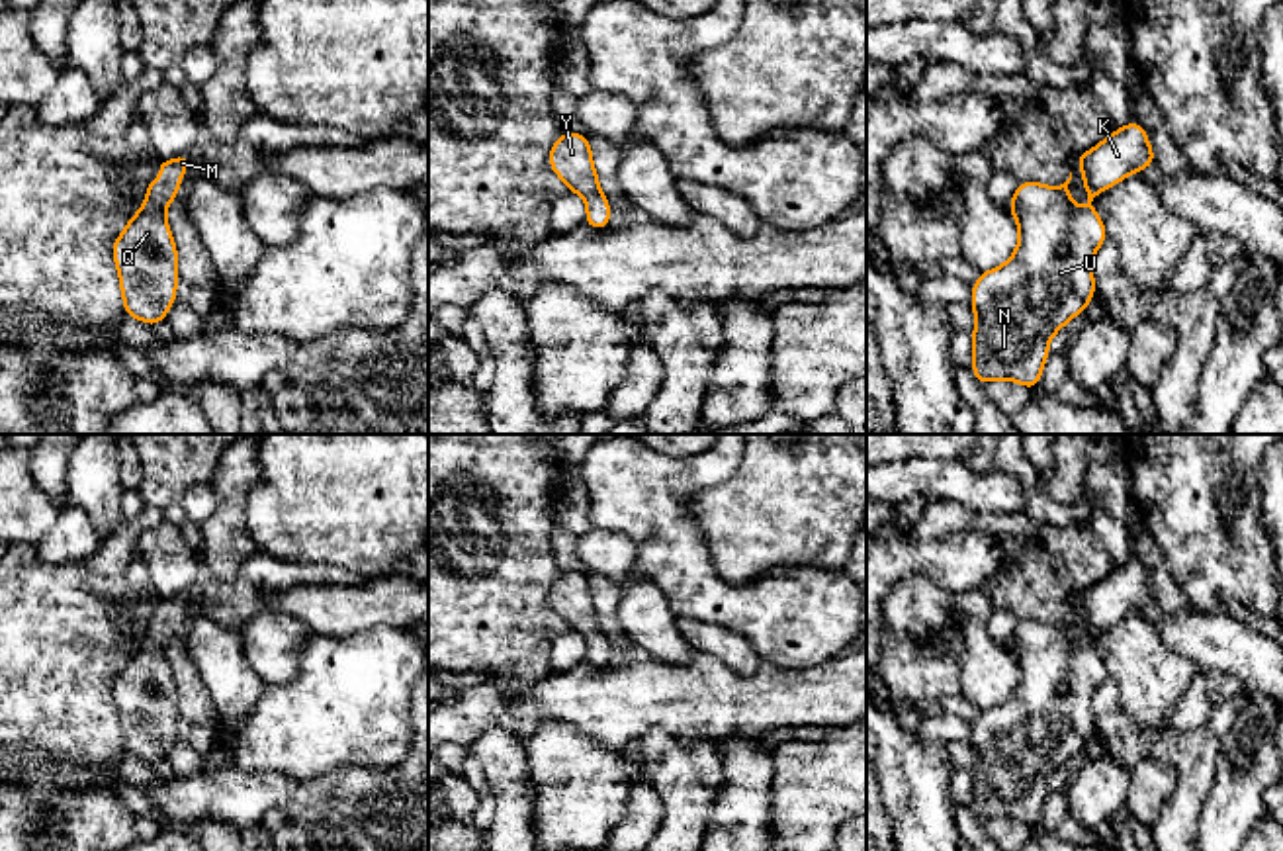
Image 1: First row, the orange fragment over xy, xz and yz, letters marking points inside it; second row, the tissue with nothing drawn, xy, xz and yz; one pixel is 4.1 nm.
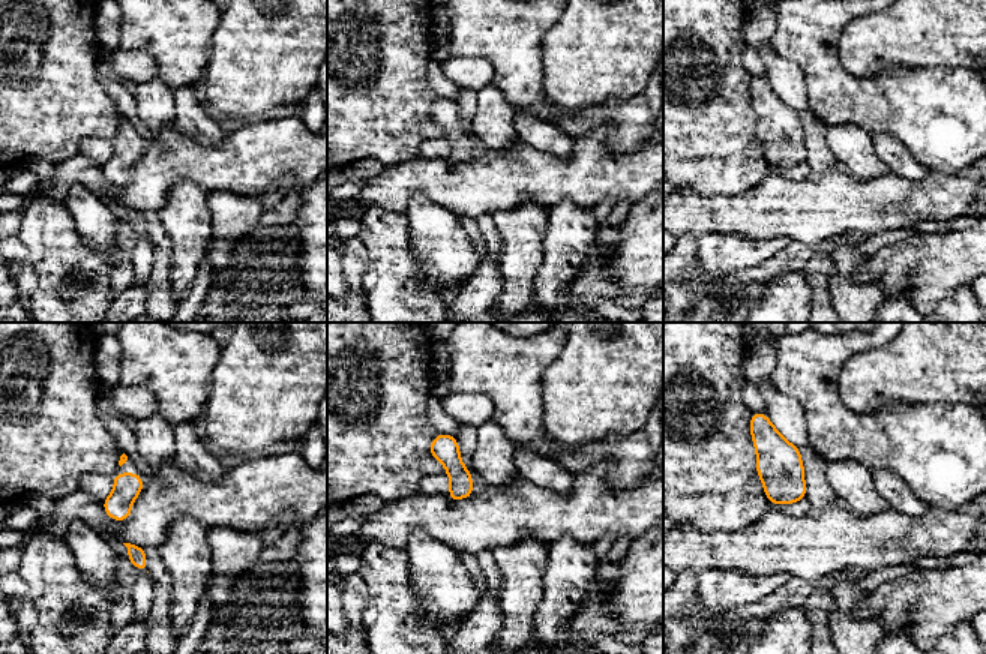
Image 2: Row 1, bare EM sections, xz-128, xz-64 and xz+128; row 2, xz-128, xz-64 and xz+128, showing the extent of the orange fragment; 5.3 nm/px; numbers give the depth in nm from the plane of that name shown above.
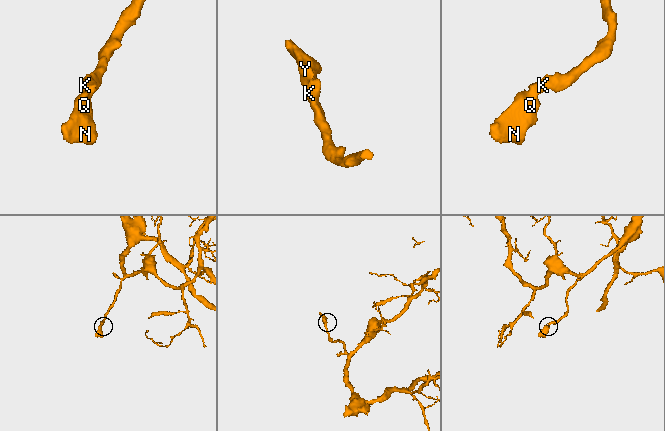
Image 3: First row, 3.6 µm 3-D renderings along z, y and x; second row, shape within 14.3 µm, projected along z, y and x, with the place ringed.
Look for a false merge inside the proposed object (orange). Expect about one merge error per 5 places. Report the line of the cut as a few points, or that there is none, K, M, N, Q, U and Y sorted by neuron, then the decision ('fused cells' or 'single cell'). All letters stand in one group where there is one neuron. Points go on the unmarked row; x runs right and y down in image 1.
no cut | K M N Q U Y | single cell

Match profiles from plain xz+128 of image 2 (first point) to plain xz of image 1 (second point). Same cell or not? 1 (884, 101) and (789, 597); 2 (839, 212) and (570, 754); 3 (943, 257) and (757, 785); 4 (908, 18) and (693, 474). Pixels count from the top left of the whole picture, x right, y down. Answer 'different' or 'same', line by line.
1: same
2: different
3: different
4: different

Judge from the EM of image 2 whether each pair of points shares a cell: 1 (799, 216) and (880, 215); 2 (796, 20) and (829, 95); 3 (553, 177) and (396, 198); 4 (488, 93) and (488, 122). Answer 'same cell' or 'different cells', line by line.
1: same cell
2: same cell
3: same cell
4: same cell

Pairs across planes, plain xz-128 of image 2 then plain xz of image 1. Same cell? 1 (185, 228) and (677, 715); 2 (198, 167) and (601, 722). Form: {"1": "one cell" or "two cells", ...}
{"1": "two cells", "2": "one cell"}

